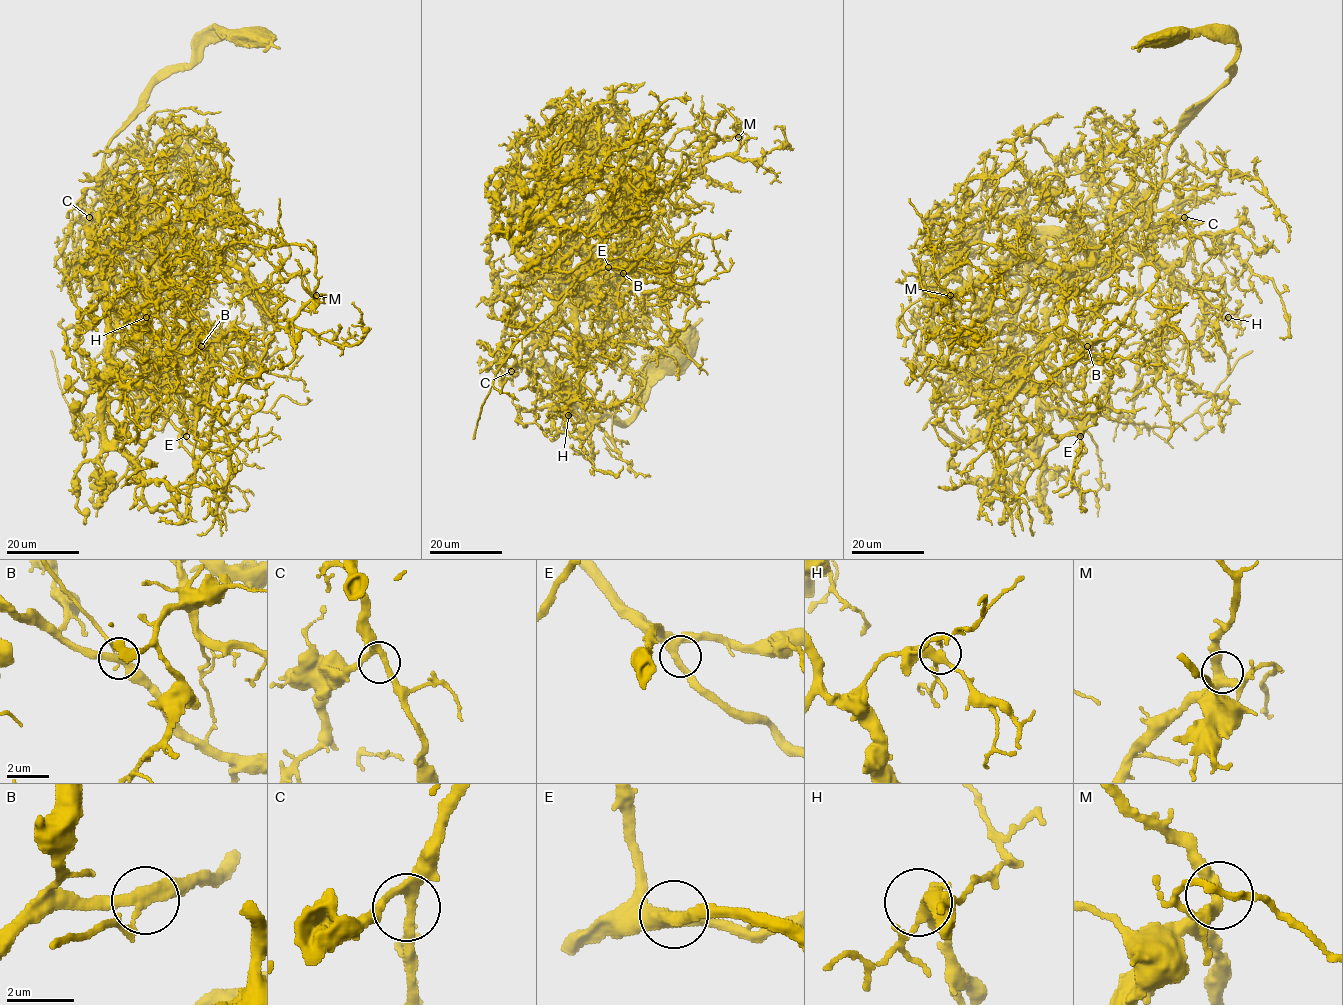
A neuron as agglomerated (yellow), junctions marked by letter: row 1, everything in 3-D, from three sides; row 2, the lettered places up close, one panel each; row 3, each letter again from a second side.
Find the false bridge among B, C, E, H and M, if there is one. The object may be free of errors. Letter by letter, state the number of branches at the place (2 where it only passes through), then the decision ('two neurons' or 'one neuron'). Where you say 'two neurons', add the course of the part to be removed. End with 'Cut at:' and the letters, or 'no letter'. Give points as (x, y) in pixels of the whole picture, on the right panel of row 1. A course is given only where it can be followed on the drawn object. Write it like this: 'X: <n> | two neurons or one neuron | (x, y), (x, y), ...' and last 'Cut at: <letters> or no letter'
B: 3 | two neurons | (1087, 346), (1062, 385), (1086, 421), (1093, 416), (1064, 434), (1012, 496), (1000, 445), (1026, 432), (1027, 445)
C: 3 | one neuron
E: 3 | one neuron
H: 3 | one neuron
M: 3 | one neuron
Cut at: B

